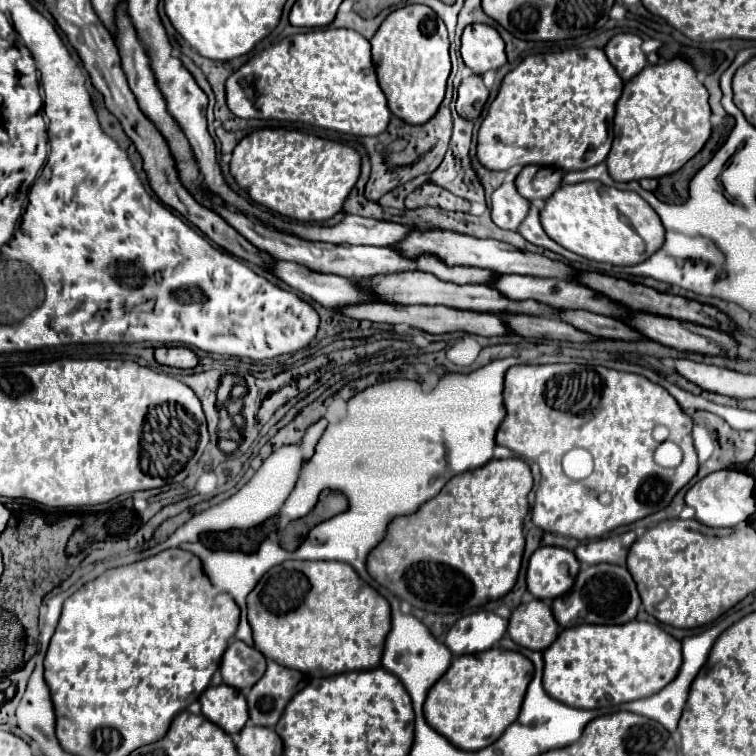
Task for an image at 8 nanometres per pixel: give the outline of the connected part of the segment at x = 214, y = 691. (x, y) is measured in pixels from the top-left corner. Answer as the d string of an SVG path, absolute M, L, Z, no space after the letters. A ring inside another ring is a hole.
M229 685L207 687L199 697L199 703L201 703L201 713L209 721L225 729L229 735L241 731L245 721L249 719L247 701L243 693Z

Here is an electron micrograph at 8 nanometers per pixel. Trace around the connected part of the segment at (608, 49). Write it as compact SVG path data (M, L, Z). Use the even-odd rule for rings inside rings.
M619 33L605 45L605 55L609 57L619 77L623 77L623 81L629 81L647 65L647 57L641 51L641 43L643 41L637 35Z

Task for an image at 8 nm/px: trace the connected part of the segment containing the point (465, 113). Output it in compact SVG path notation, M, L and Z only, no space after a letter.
M471 75L461 81L459 91L457 91L457 113L465 119L477 119L483 111L483 105L489 99L489 91L483 85L483 79L477 75Z

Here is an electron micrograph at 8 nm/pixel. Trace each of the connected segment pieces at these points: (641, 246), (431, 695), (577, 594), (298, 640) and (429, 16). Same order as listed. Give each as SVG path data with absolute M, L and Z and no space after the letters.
M599 181L561 185L539 213L545 233L561 247L601 263L635 265L663 245L663 225L657 213L633 191L619 191Z
M493 647L485 653L455 657L443 677L427 693L423 705L425 719L455 747L479 751L497 741L501 733L517 719L531 677L533 663L517 651Z
M599 563L599 565L589 565L589 569L581 569L573 587L565 595L553 599L551 609L561 627L573 627L583 623L615 625L615 623L633 621L639 605L641 605L641 599L627 567Z
M285 561L269 569L247 597L247 617L253 629L255 649L267 659L311 677L377 667L381 663L385 635L391 627L387 599L367 585L351 565L339 561Z
M405 5L387 15L373 35L371 45L379 85L387 95L391 113L409 125L429 121L445 97L447 77L451 73L445 23L427 5Z

